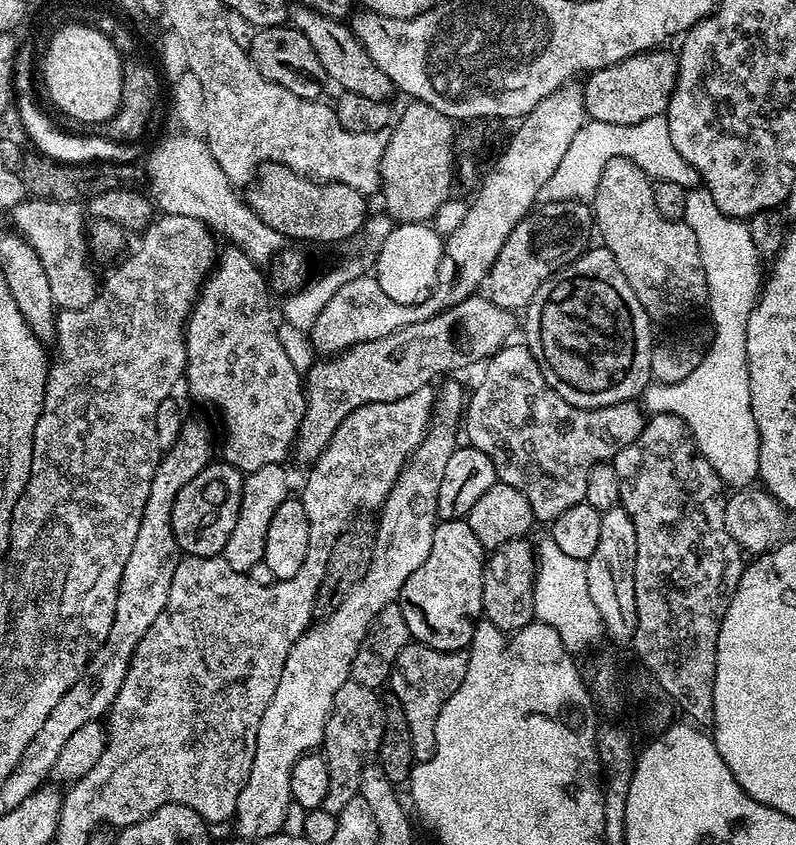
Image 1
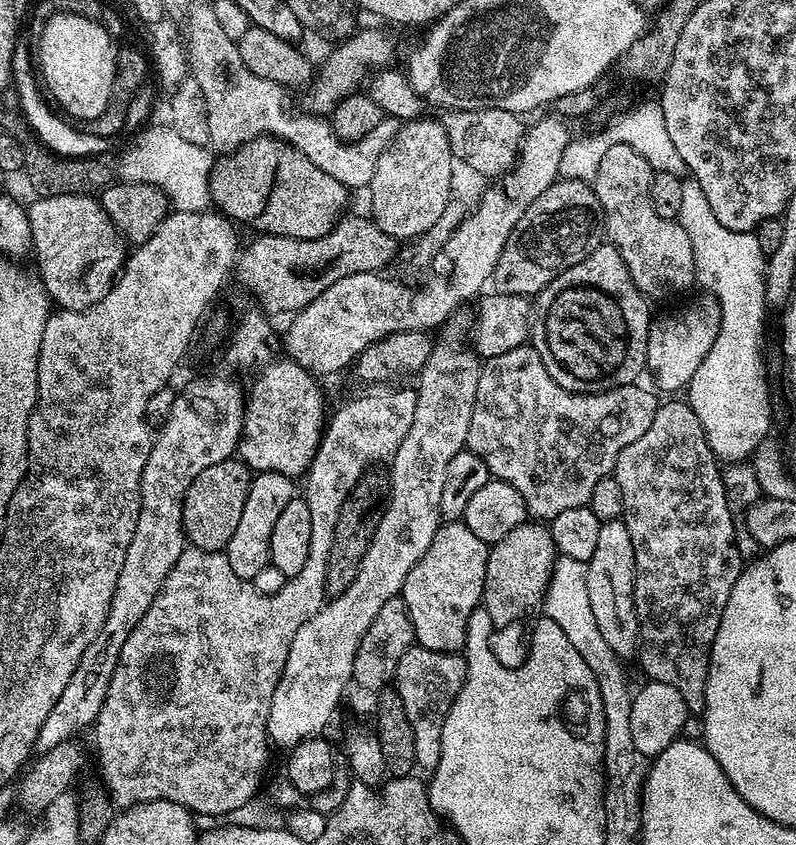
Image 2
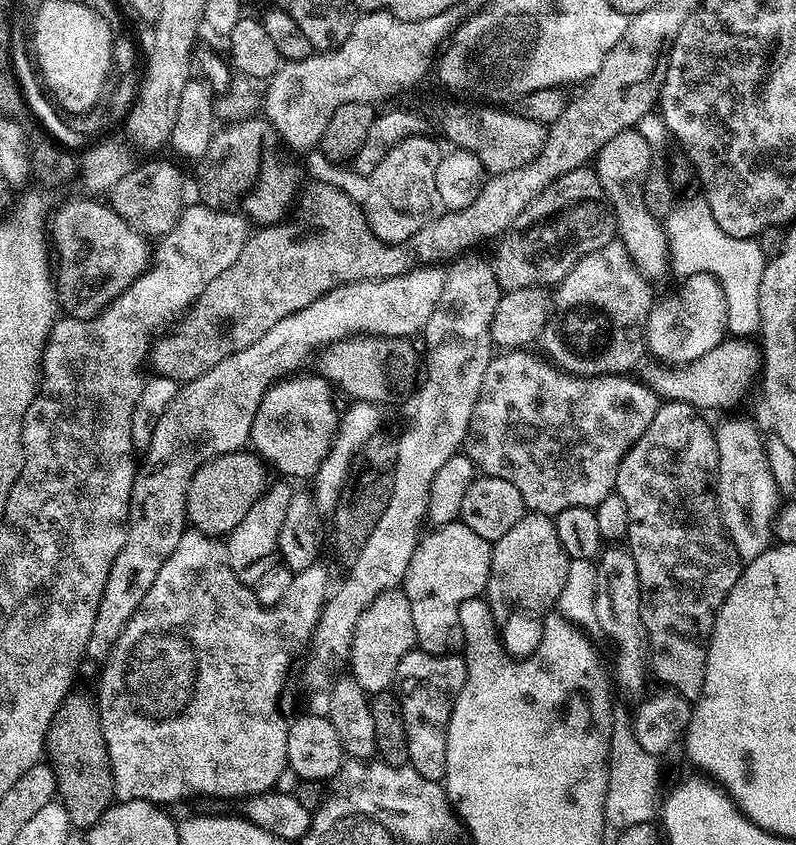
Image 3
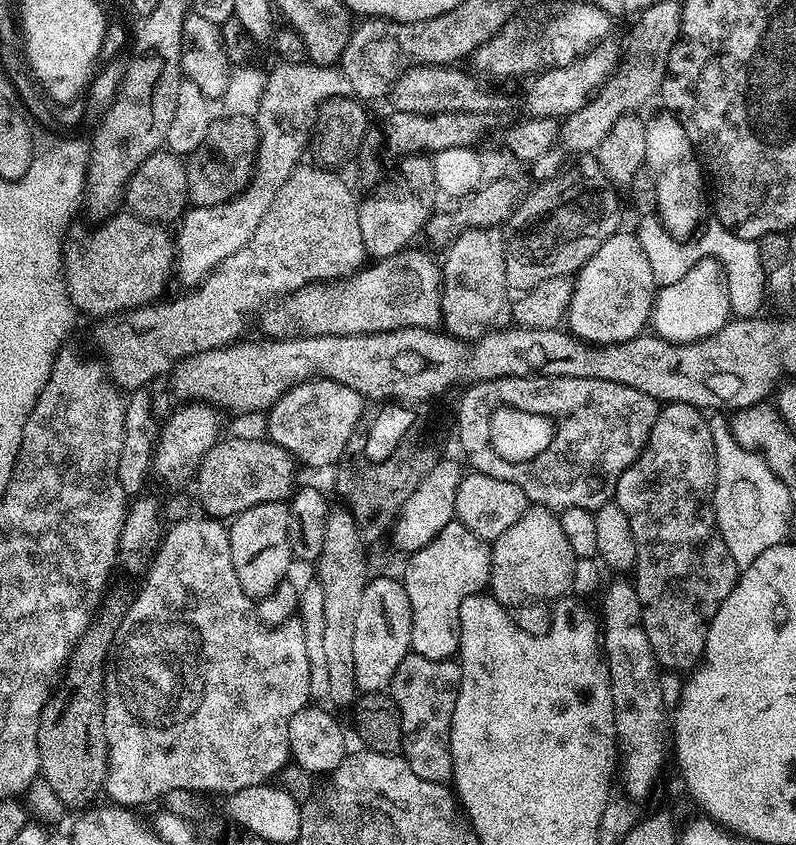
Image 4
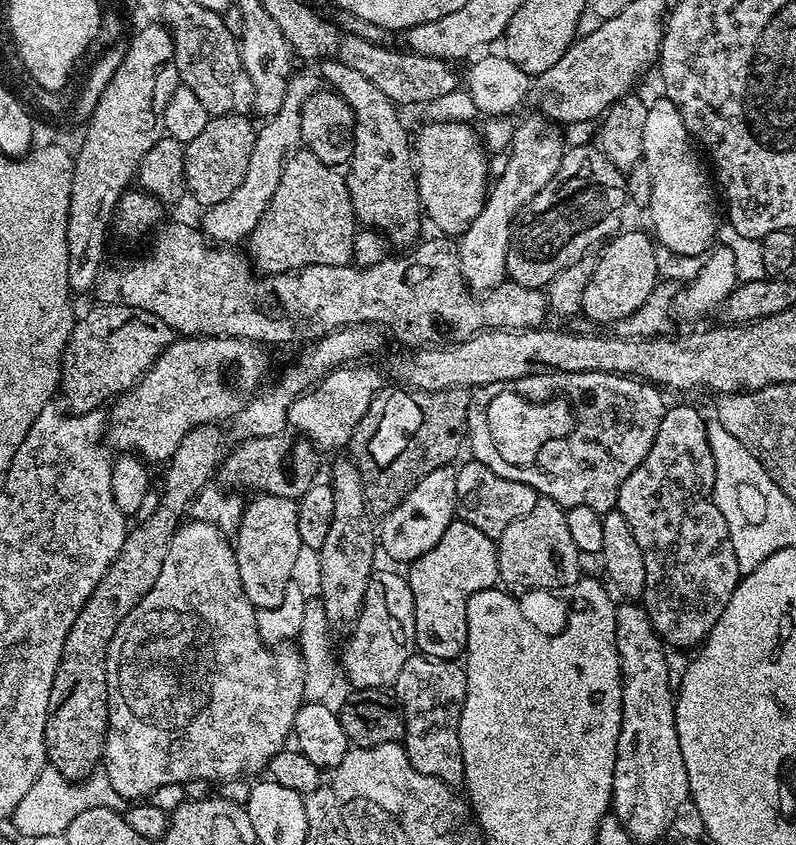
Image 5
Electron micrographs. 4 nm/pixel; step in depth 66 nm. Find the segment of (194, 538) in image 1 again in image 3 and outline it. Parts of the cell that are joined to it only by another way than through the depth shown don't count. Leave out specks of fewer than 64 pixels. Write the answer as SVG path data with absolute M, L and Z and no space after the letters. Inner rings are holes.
M250 450L215 456L195 472L187 494L189 525L207 536L222 538L242 522L250 506L267 488L270 477L267 465Z

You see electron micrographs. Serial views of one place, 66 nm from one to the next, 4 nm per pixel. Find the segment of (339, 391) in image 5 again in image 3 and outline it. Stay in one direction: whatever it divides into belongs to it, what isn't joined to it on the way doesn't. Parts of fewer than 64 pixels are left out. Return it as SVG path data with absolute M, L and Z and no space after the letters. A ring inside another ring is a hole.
M300 374L277 379L271 388L264 391L254 414L250 448L269 469L277 468L284 475L281 477L308 482L316 475L316 468L330 450L341 413L338 408L336 412L336 404L332 401L333 385L323 376L296 375Z

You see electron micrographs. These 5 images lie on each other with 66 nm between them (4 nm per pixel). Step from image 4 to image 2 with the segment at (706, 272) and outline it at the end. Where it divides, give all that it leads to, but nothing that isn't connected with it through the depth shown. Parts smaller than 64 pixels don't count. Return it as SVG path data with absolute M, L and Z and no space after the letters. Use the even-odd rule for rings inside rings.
M704 294L701 299L696 301L692 306L682 309L677 315L672 314L658 321L656 319L649 325L647 336L646 364L645 369L652 376L654 385L659 391L672 392L674 394L678 389L685 389L692 380L692 376L698 366L702 364L703 358L710 352L710 347L718 336L718 330L721 328L721 307L718 306L717 300L712 296Z

